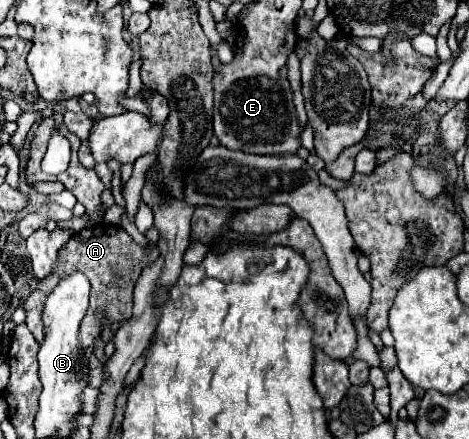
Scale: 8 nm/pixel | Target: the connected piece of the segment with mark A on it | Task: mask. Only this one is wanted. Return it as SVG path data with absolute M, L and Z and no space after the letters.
M101 223L101 225L95 225L95 227L89 227L89 229L75 233L69 239L69 243L65 245L65 249L61 251L61 261L57 265L57 271L51 273L49 277L41 279L37 283L37 289L31 291L31 295L23 303L23 309L27 313L25 323L27 323L29 331L35 335L37 343L43 343L45 325L41 321L41 313L43 313L43 305L45 305L49 293L59 283L59 279L67 277L67 273L81 271L91 283L91 299L89 299L89 309L81 321L81 327L79 327L79 343L83 347L83 351L89 349L93 345L93 339L101 333L101 327L99 327L95 315L99 311L107 311L111 323L113 321L127 321L131 317L135 281L139 279L143 267L151 265L157 257L159 257L159 247L155 243L147 243L147 247L141 247L131 239L131 235L127 235L125 229L115 227L115 225Z

